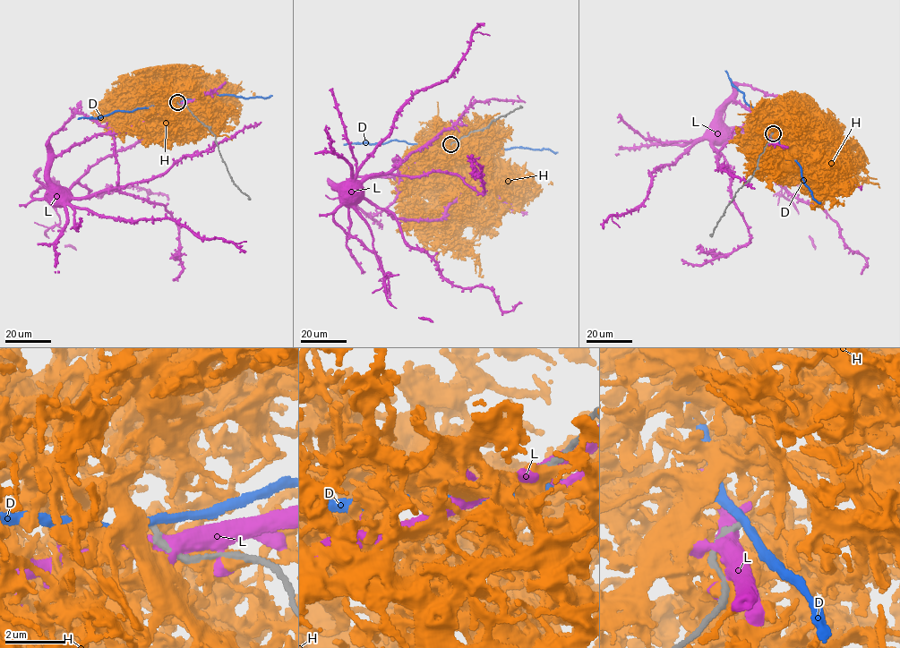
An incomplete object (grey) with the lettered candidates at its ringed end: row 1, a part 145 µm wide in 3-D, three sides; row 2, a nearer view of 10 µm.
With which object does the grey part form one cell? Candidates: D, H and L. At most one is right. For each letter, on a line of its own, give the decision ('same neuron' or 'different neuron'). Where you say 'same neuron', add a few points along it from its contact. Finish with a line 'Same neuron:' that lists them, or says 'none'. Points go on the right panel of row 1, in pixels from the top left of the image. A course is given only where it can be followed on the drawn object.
D: different neuron
H: different neuron
L: different neuron
Same neuron: none

